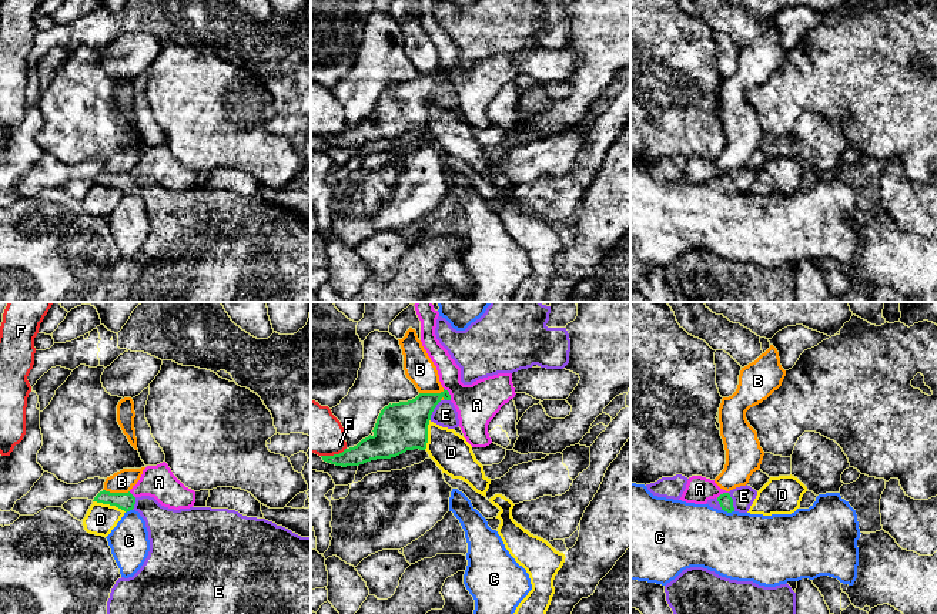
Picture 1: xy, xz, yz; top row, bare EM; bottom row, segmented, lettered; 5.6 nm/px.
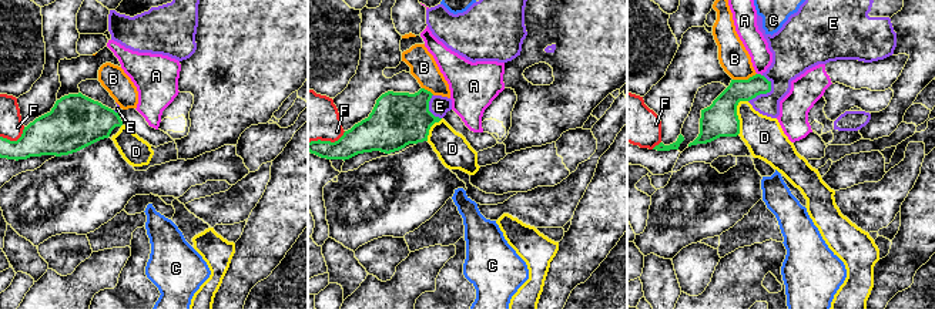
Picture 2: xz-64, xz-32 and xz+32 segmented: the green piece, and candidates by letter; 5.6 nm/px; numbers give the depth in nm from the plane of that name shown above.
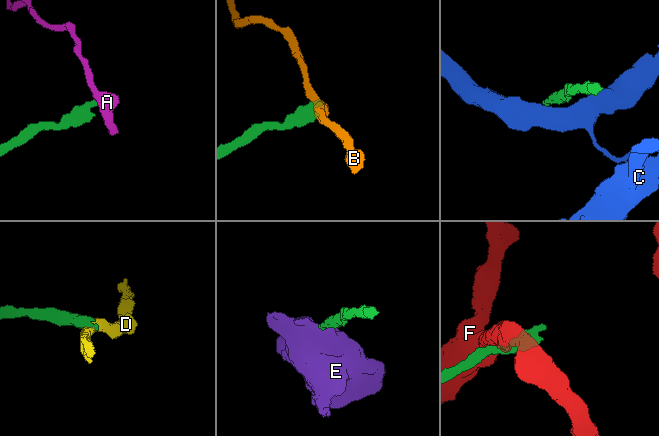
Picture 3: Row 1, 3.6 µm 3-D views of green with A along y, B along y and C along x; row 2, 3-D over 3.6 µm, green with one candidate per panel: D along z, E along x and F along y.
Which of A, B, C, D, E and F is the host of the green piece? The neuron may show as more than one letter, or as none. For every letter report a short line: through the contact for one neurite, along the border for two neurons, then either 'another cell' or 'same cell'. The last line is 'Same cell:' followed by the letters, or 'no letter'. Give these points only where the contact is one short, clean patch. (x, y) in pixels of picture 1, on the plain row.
A: xz (444, 69), (451, 80) | another cell
B: xy (103, 170), (129, 173) | another cell
C: another cell
D: xy (93, 181), (114, 185), (126, 193) | another cell
E: xz (402, 107), (420, 91), (432, 91), (445, 96) | same cell
F: xz (345, 128), (338, 134), (321, 137) | another cell
Same cell: E

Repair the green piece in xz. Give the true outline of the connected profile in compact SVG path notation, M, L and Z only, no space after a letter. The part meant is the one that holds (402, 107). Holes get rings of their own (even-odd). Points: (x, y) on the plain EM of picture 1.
M445 70L441 74L419 74L408 83L389 84L381 91L372 117L339 135L321 138L327 144L347 148L396 138L406 131L425 131L431 103L448 110L459 107L458 93Z

